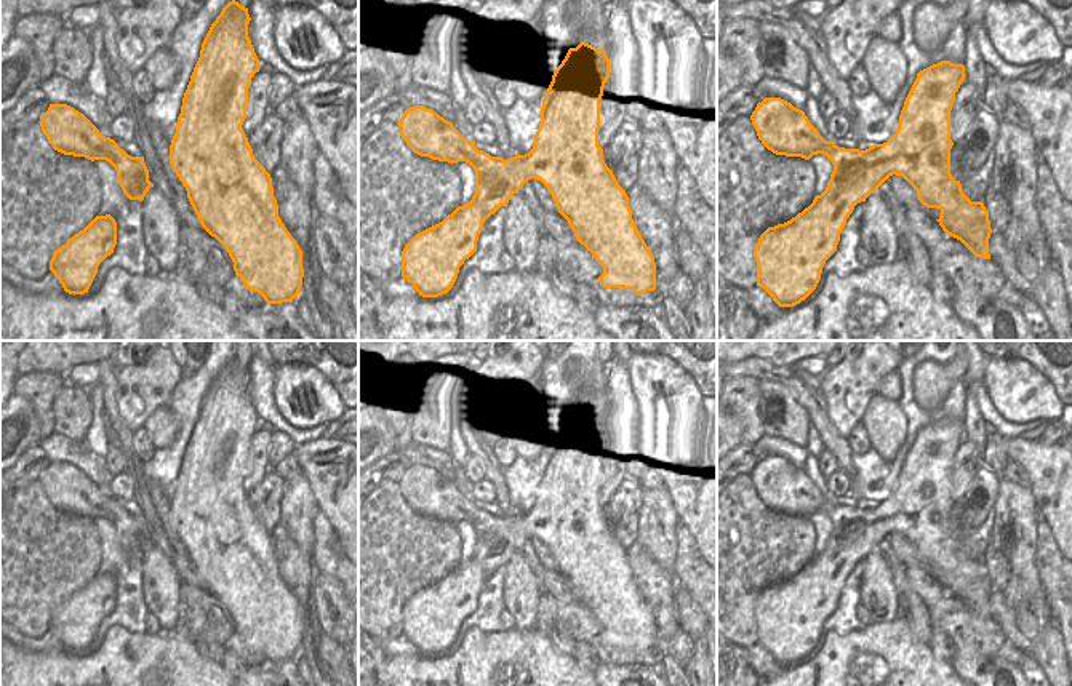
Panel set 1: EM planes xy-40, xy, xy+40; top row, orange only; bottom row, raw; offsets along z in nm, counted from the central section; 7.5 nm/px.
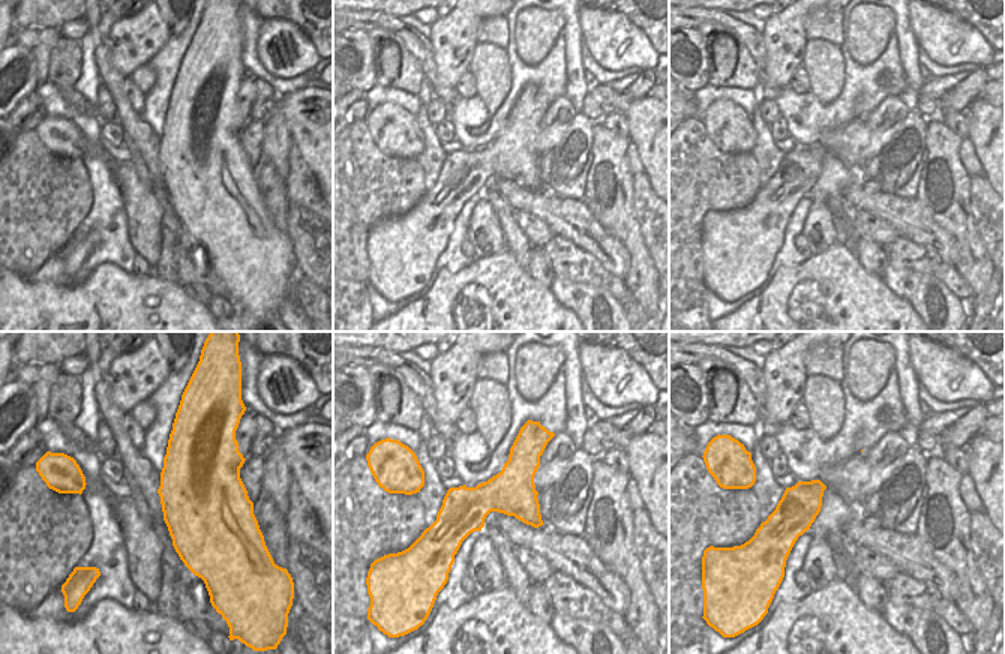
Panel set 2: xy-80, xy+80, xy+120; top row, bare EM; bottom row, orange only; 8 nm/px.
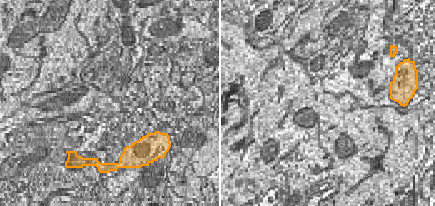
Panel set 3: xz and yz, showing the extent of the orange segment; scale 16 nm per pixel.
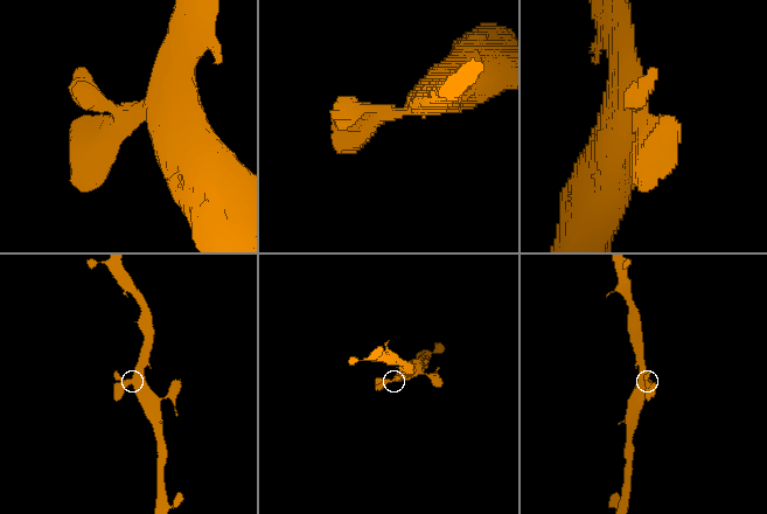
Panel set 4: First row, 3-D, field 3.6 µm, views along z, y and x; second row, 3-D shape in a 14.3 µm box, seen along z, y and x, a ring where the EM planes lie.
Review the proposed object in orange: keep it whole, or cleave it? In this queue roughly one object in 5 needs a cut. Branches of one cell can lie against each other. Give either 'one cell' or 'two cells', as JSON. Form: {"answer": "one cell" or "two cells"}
{"answer": "one cell"}

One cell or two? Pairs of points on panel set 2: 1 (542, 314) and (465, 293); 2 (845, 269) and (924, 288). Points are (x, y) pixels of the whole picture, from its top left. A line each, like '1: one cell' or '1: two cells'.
1: one cell
2: two cells

